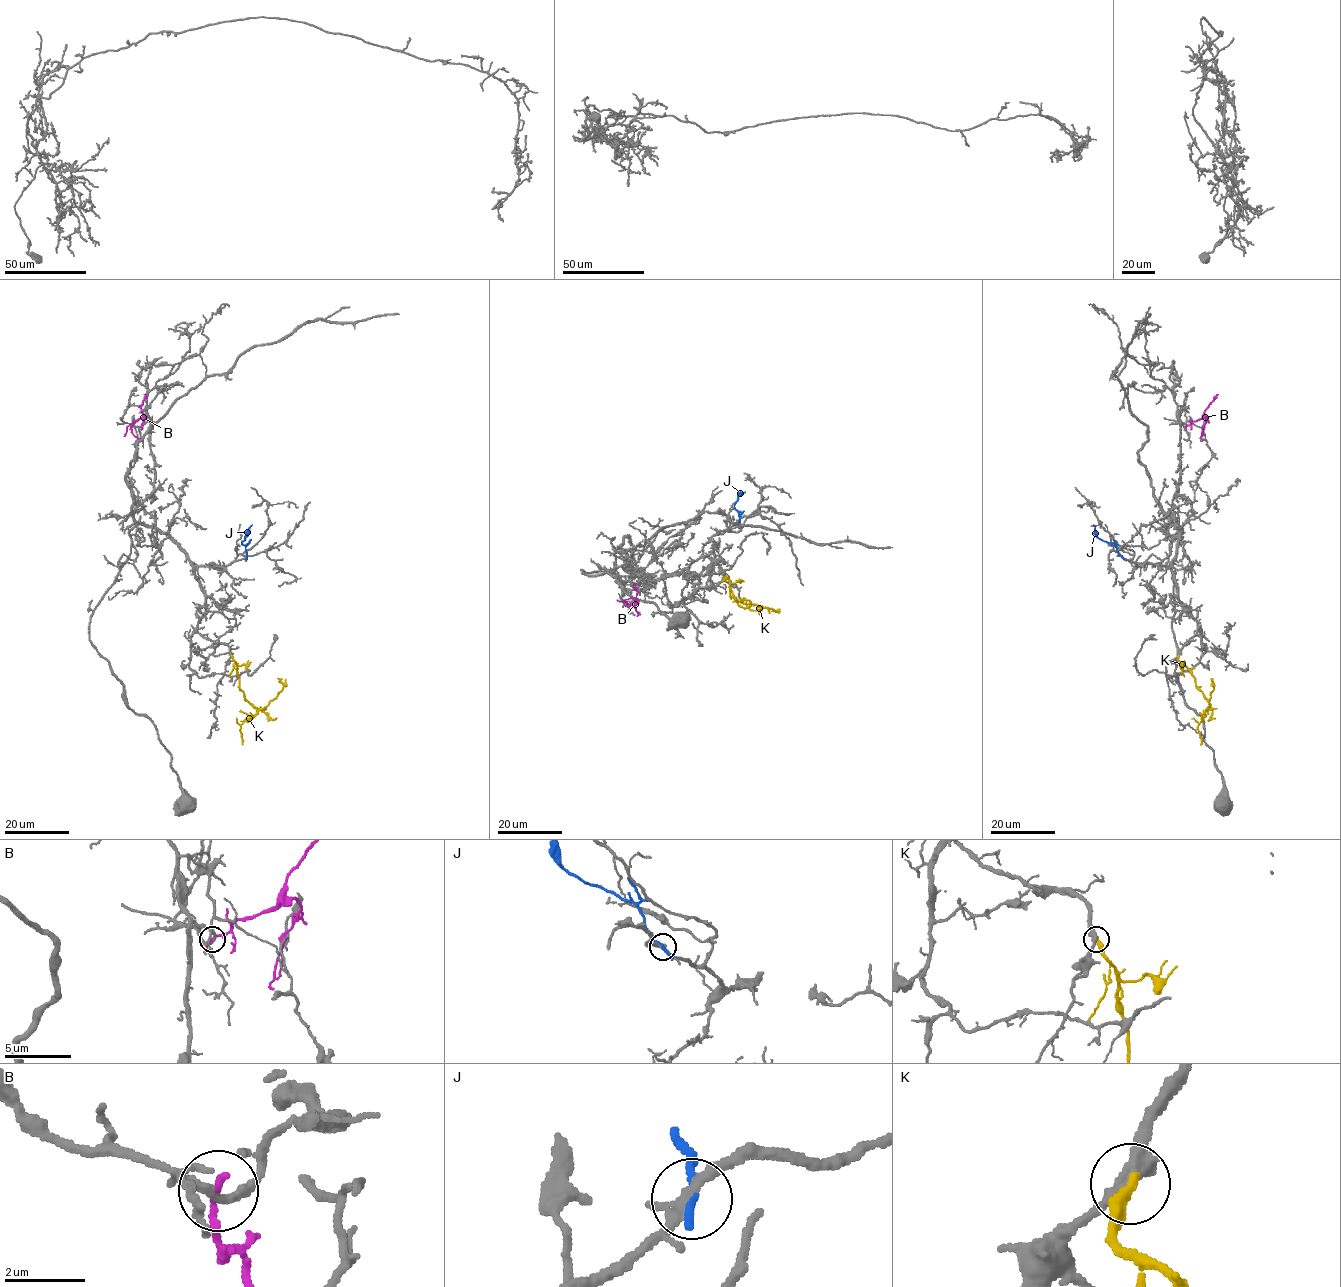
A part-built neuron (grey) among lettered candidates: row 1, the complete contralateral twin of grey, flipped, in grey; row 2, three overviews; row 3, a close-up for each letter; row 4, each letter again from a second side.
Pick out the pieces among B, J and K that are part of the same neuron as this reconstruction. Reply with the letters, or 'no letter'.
K

